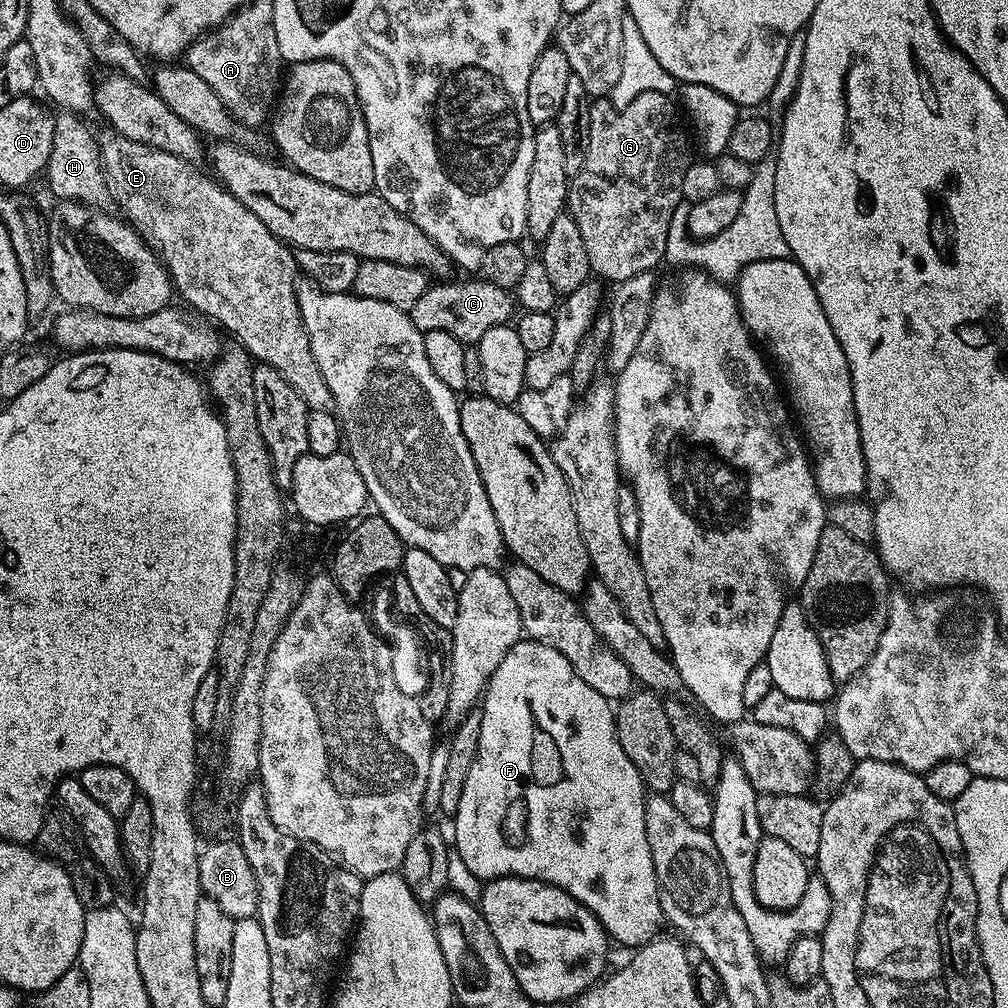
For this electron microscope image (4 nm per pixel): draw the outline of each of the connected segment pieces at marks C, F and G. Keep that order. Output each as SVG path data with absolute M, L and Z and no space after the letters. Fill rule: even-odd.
M453 279L451 282L436 282L429 286L426 294L422 294L418 302L414 302L410 313L416 329L423 333L446 330L446 334L454 334L454 338L461 340L465 346L472 346L482 338L482 334L486 334L486 330L490 330L490 326L511 321L513 297L489 280L475 279Z
M521 638L506 654L506 658L502 658L498 670L494 670L488 687L484 689L479 711L482 714L482 730L478 734L478 754L474 766L470 766L470 774L466 774L466 786L462 786L462 802L458 802L458 812L454 817L454 823L457 824L454 851L462 858L462 862L466 862L468 869L482 882L496 880L499 876L525 876L527 880L541 880L566 890L566 894L573 896L578 903L594 913L615 943L617 940L620 944L639 946L649 944L653 938L661 935L662 913L658 882L654 874L654 858L650 858L650 842L646 838L646 789L638 770L634 770L634 762L626 758L626 750L622 750L622 742L618 742L616 717L610 701L586 682L582 682L573 666L564 660L562 653L554 646Z
M647 91L638 94L624 108L614 107L608 98L596 98L590 103L586 158L582 170L571 173L566 212L578 222L590 266L601 281L619 282L636 274L652 272L665 259L669 228L683 201L682 180L692 163L690 134L684 128L685 121L679 107L672 100L669 93Z

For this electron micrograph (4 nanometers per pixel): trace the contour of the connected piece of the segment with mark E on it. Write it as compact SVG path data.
M112 134L109 137L100 144L100 162L104 166L104 185L108 187L109 197L114 204L116 200L127 223L154 245L168 269L175 291L189 304L187 307L215 322L225 333L228 331L236 336L235 343L245 348L253 361L274 366L274 370L298 390L309 409L322 410L331 405L332 395L318 370L318 362L314 362L310 338L296 301L298 265L293 249L270 234L270 230L266 230L266 226L262 226L262 222L258 222L258 218L254 218L254 214L250 214L250 210L246 210L246 206L242 206L242 202L233 198L211 175L203 176L195 163L142 142L127 140L124 136Z

